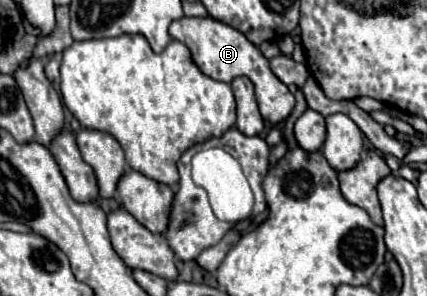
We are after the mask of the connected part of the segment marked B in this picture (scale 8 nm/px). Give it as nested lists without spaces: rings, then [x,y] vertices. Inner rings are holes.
[[[182,17],[178,21],[174,21],[170,25],[170,35],[172,39],[184,43],[190,53],[192,53],[192,61],[198,65],[198,69],[218,81],[230,83],[234,77],[246,75],[252,83],[254,83],[254,91],[256,91],[256,99],[258,99],[258,107],[260,113],[266,121],[278,125],[282,123],[294,109],[294,95],[288,91],[288,87],[272,73],[270,69],[270,61],[262,55],[262,51],[250,43],[240,31],[232,29],[230,25],[216,21],[212,17]]]

